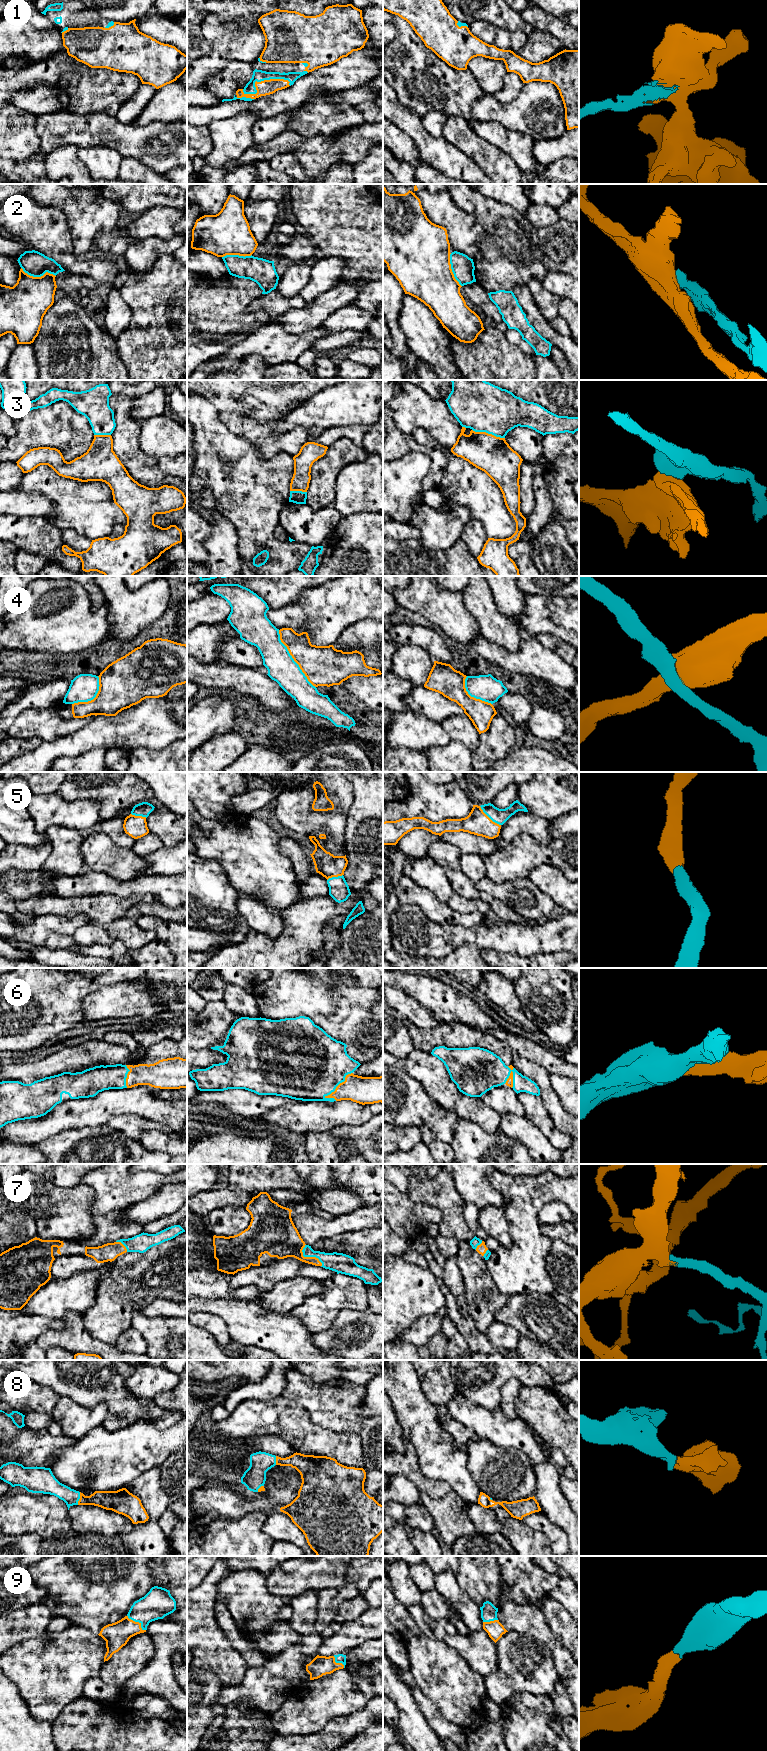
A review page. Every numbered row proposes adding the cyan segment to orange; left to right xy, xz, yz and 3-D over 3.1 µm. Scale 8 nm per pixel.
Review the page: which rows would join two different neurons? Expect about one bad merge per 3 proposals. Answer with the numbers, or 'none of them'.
2, 3, 4

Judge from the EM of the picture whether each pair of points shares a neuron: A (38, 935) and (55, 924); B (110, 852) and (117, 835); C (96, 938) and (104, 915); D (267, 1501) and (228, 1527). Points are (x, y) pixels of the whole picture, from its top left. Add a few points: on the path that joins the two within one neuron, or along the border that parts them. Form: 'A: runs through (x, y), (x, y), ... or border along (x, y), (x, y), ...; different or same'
A: runs through (42, 931), (51, 924); same
B: border along (97, 828), (118, 845), (131, 849); different
C: border along (89, 922), (104, 926); different
D: border along (262, 1511), (252, 1511), (235, 1519), (227, 1519); different

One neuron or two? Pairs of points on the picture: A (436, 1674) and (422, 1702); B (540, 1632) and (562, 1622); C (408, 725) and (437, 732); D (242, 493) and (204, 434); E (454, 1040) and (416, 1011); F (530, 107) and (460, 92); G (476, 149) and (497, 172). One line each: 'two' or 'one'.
A: two
B: two
C: one
D: one
E: two
F: two
G: one

